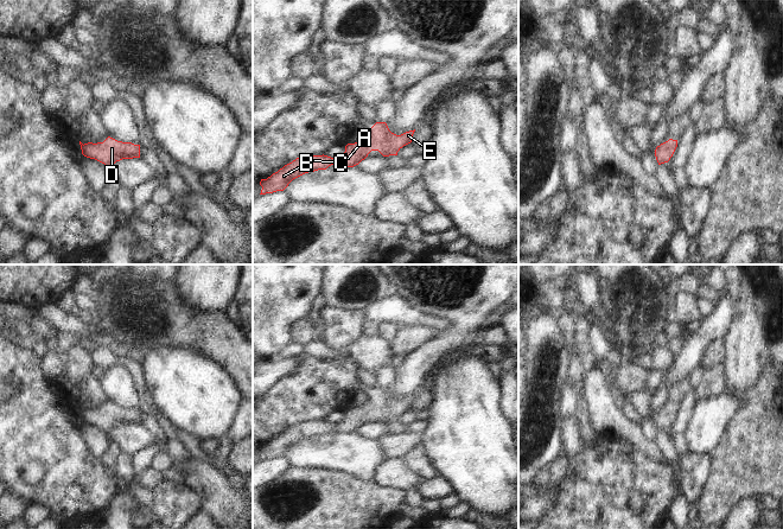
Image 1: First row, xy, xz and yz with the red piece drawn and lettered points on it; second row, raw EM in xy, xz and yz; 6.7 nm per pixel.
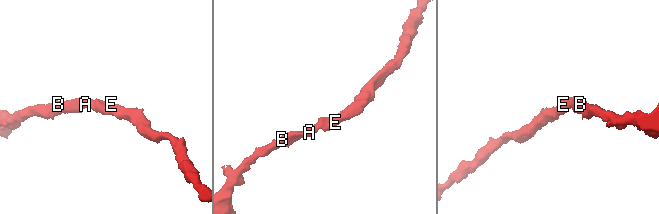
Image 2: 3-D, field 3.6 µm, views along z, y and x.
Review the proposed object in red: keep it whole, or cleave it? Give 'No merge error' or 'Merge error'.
No merge error

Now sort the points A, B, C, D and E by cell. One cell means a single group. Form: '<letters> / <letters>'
A B C D E

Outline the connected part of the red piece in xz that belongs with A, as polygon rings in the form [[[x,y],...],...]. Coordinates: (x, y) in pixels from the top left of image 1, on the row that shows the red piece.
[[[376,122],[365,139],[348,144],[345,152],[339,158],[324,154],[297,158],[267,179],[261,179],[260,195],[284,191],[293,179],[308,172],[326,170],[331,165],[354,167],[364,160],[371,151],[378,151],[383,157],[397,155],[403,146],[412,142],[414,132],[415,129],[396,135],[389,130],[386,122]]]

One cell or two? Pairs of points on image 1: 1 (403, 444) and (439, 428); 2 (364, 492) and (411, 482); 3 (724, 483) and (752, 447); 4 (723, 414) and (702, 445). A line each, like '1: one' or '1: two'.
1: two
2: two
3: one
4: one

